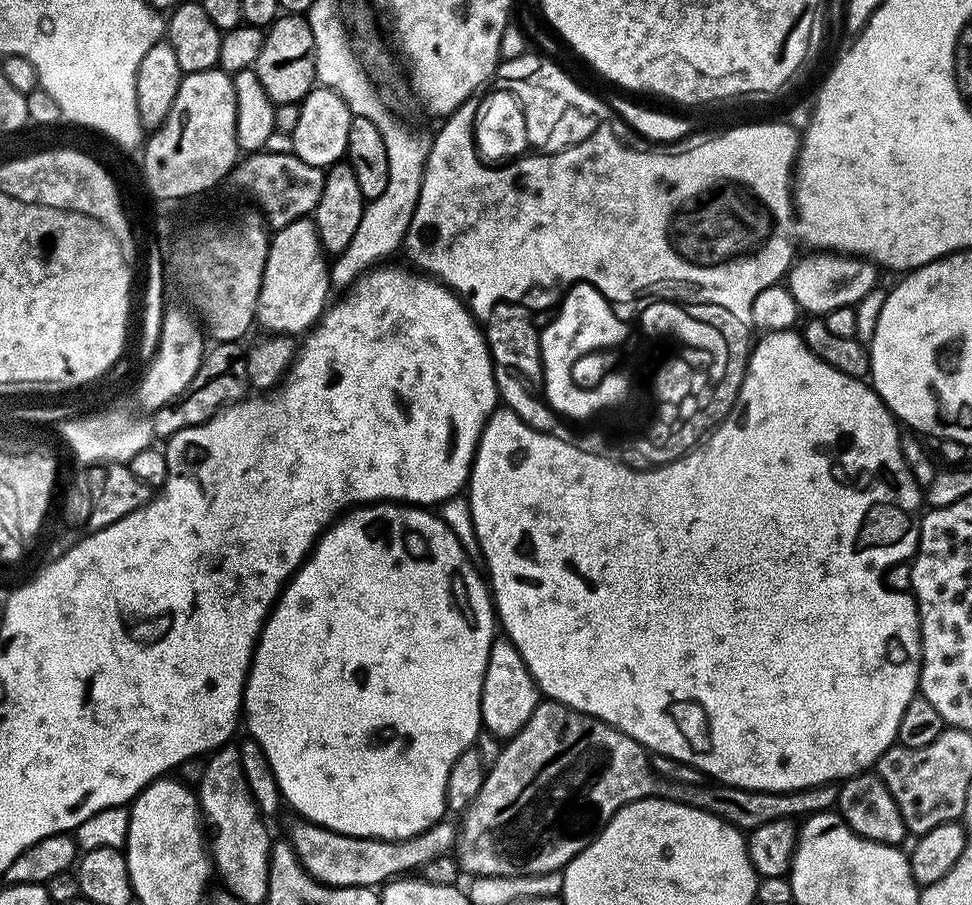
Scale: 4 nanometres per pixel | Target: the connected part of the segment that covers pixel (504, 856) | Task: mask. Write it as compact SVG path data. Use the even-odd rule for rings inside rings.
M544 698L541 699L540 705L534 710L534 714L530 714L530 722L526 722L526 726L522 726L522 730L518 730L518 734L511 736L503 747L501 747L500 753L498 754L498 762L494 762L494 766L485 771L482 790L478 790L478 798L474 798L474 802L462 813L461 820L464 821L459 821L454 855L460 865L461 873L467 874L469 877L550 874L551 872L561 871L566 867L591 840L595 840L599 836L601 828L612 821L612 816L615 812L622 810L627 804L633 804L636 800L652 797L676 800L679 804L689 804L695 808L706 810L710 814L714 814L719 820L725 820L728 824L733 824L735 828L751 830L758 826L766 826L766 822L807 818L819 812L833 811L836 808L839 793L839 783L819 784L818 786L810 786L809 788L794 790L793 792L763 792L762 790L750 790L749 788L735 788L729 784L719 782L705 782L702 784L665 783L665 781L657 777L656 771L652 769L650 753L644 745L638 743L634 738L627 736L625 732L619 732L614 726L610 726L598 718L585 716L584 713L575 712L573 708L567 708L564 704L559 704L556 700Z

